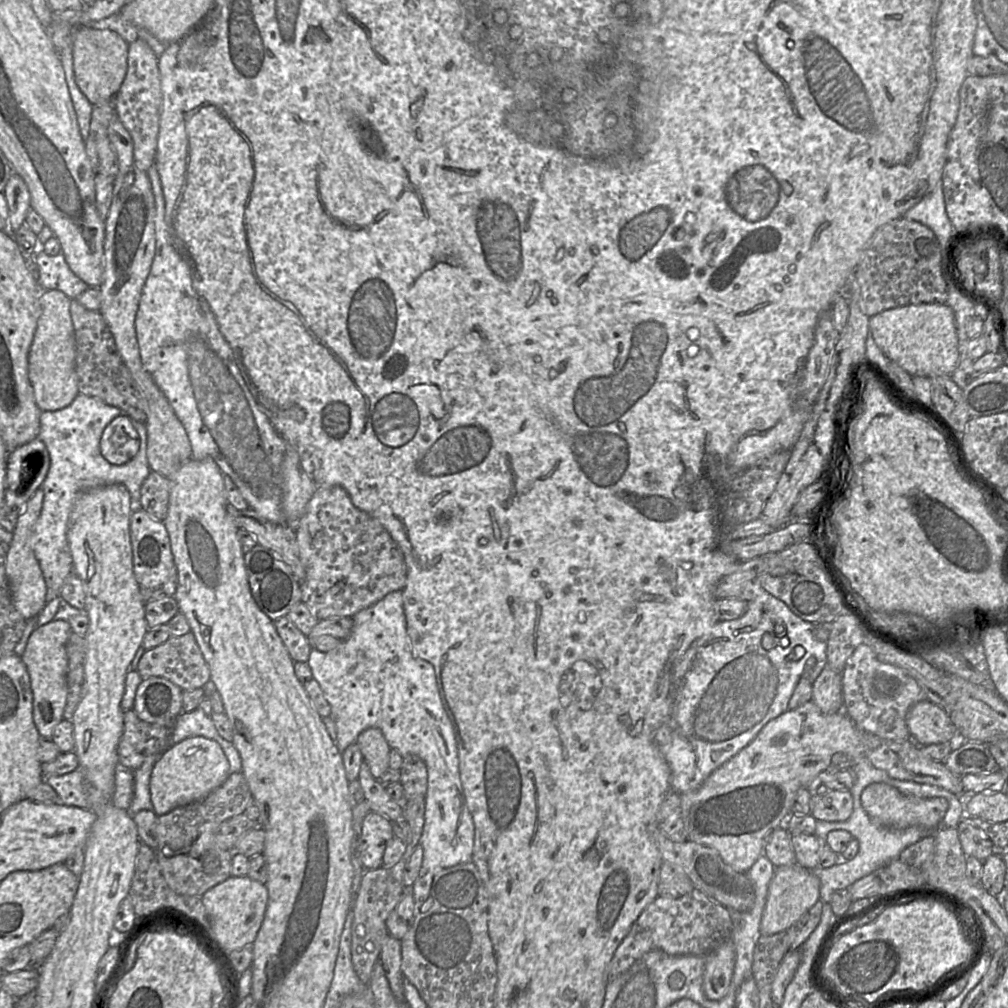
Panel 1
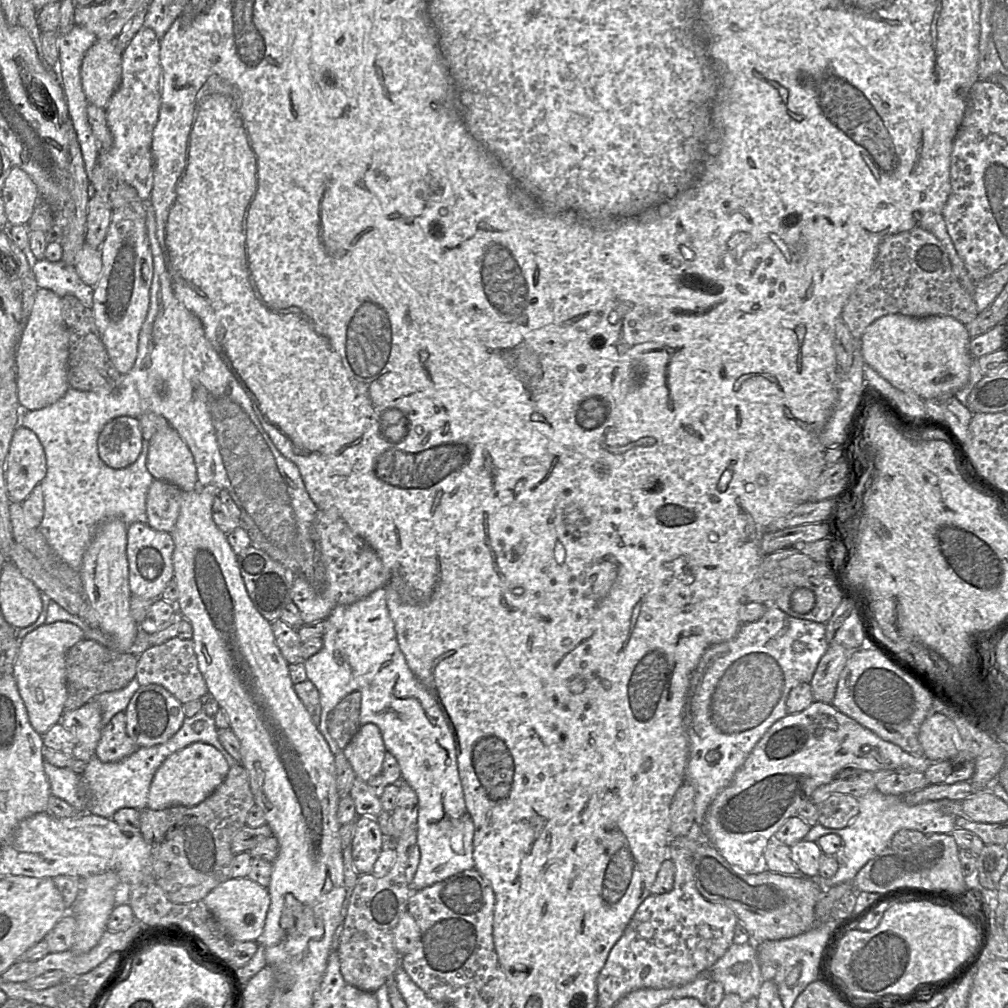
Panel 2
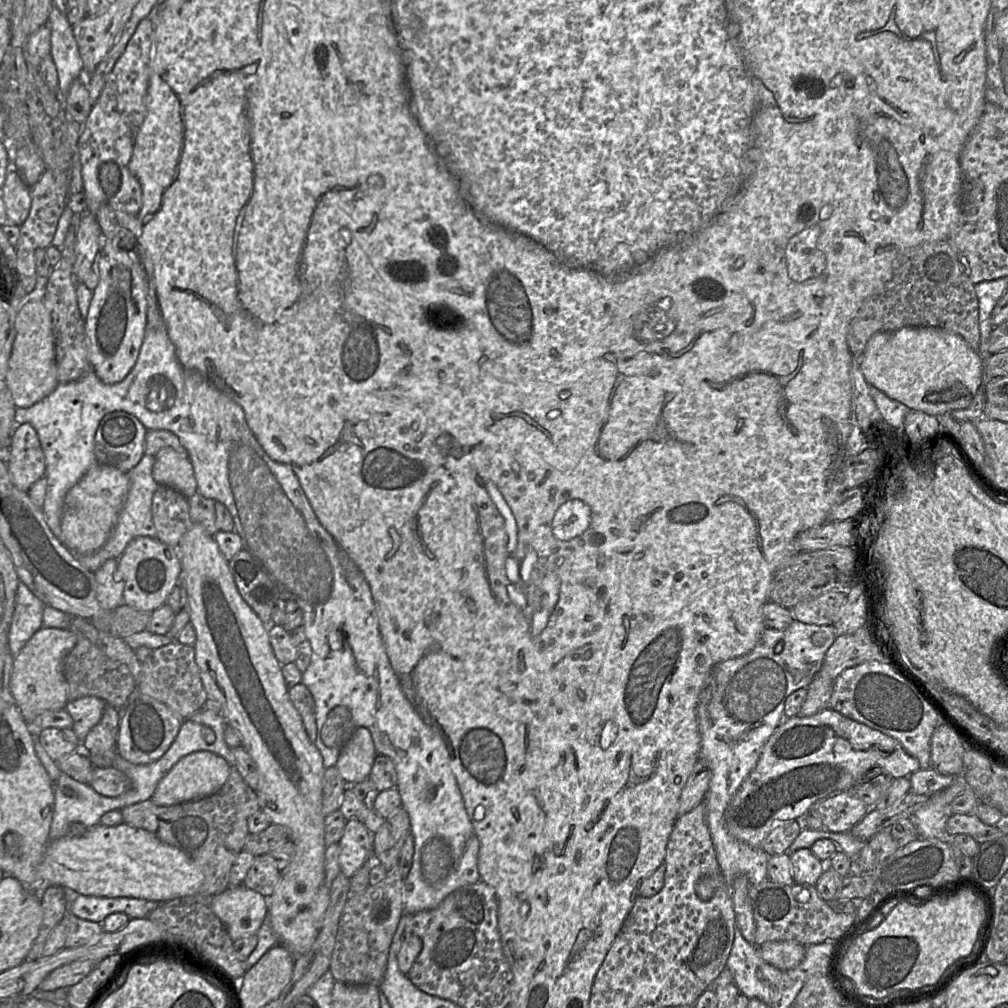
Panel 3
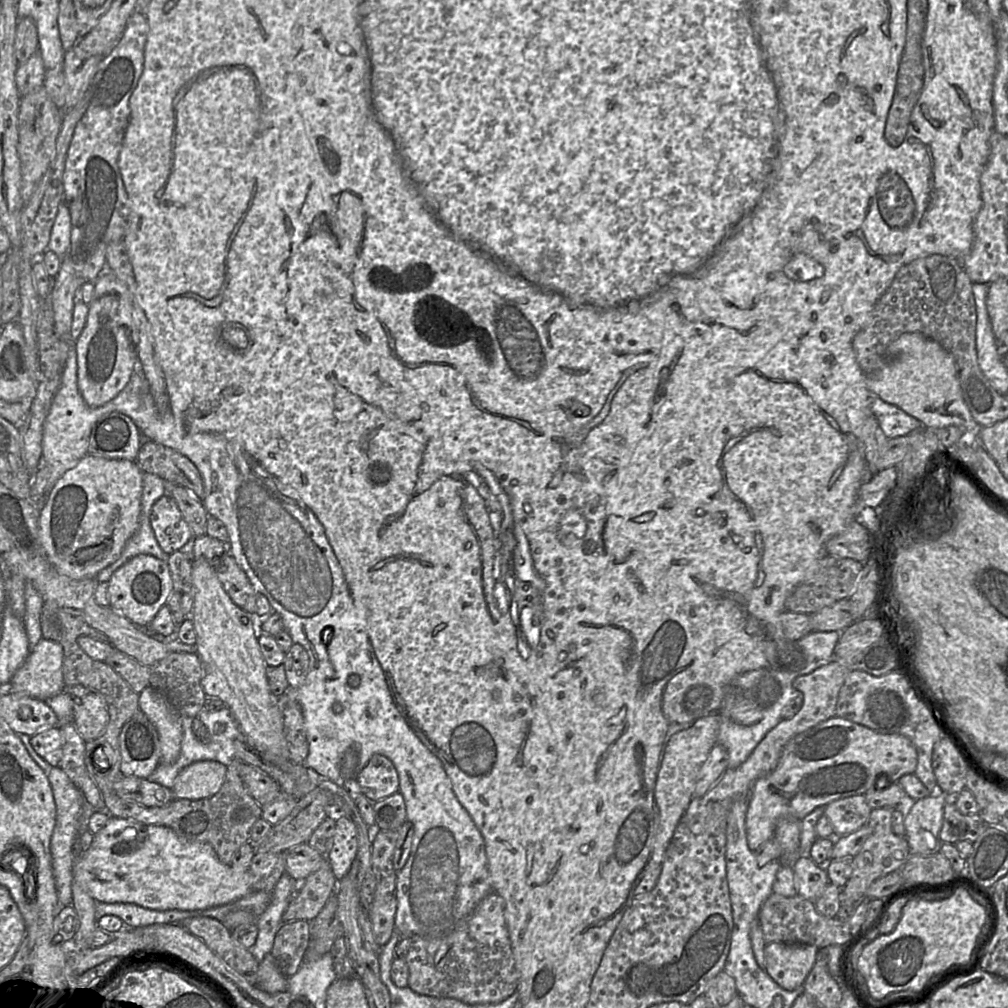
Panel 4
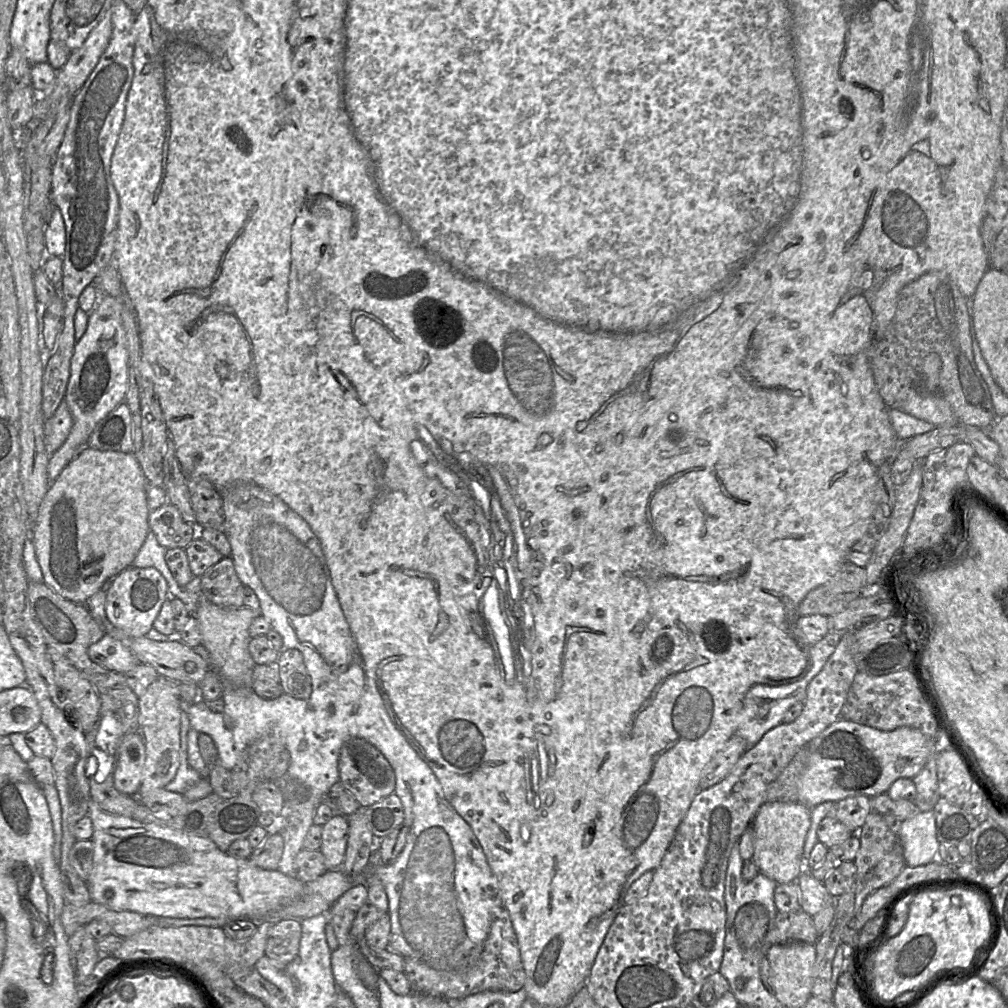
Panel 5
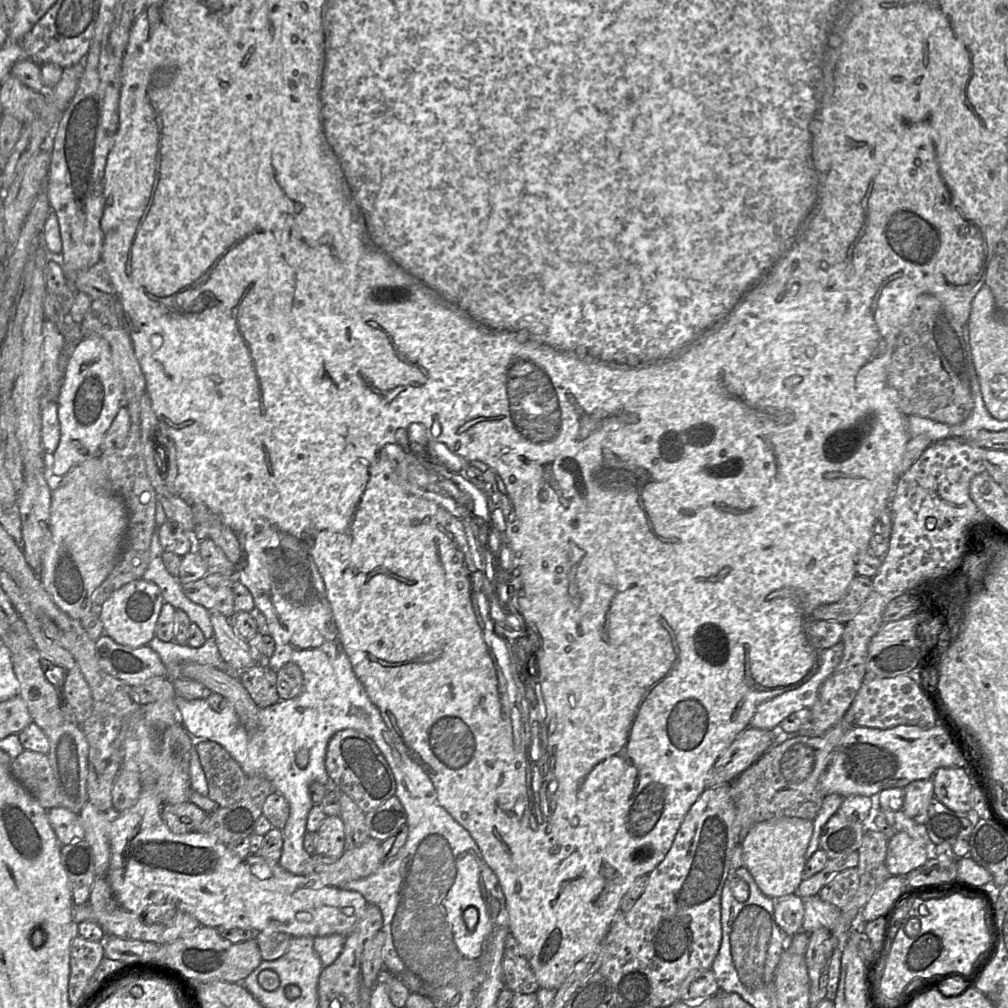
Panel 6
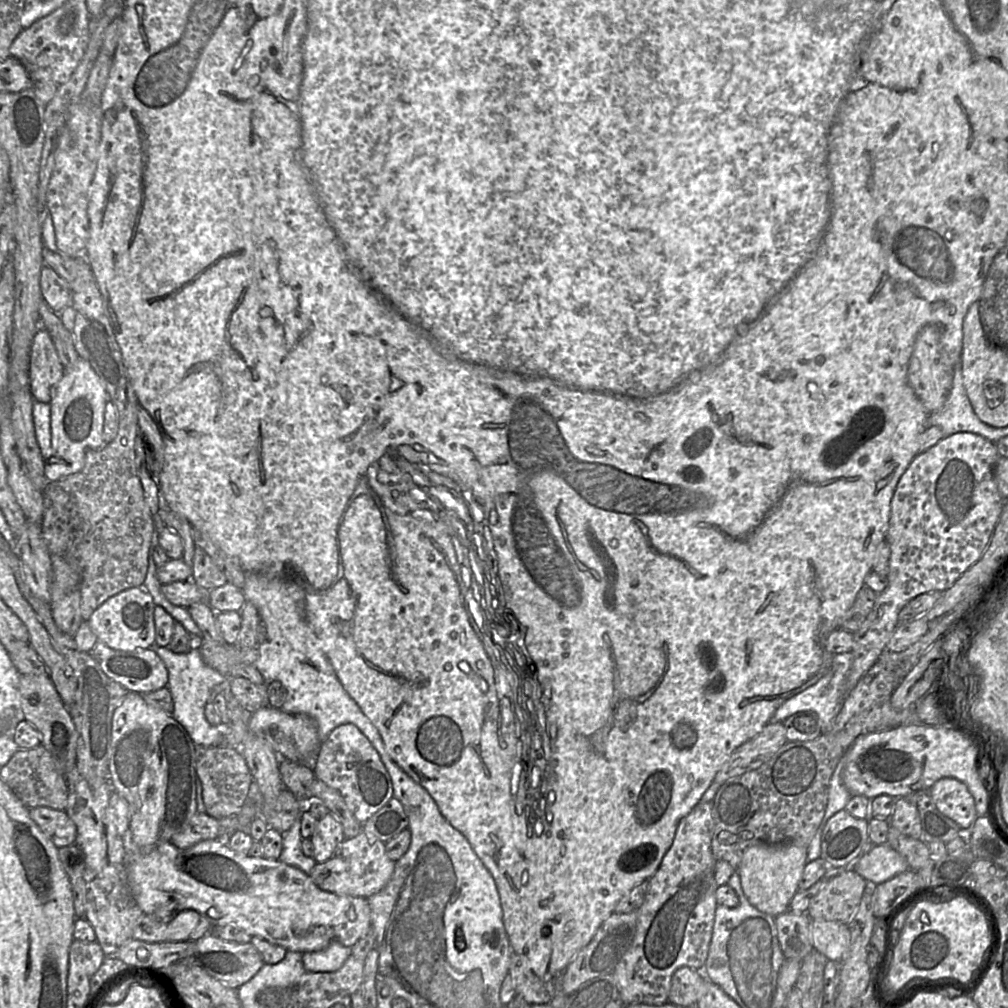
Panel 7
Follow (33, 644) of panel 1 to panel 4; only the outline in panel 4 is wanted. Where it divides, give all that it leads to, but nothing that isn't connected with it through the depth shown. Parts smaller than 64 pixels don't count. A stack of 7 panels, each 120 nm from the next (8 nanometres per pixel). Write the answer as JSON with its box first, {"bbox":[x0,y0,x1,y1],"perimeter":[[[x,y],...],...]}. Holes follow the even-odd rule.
{"bbox":[8,638,63,701],"perimeter":[[[42,638],[12,677],[8,690],[46,701],[63,692],[63,648]]]}

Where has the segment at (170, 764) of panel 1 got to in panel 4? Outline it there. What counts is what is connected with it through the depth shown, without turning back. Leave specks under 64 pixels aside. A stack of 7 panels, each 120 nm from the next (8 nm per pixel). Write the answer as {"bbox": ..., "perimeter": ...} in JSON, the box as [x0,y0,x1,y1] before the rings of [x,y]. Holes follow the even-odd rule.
{"bbox":[172,760,227,800],"perimeter":[[[212,760],[198,761],[185,767],[176,777],[172,792],[174,800],[201,800],[214,796],[222,787],[227,766]]]}

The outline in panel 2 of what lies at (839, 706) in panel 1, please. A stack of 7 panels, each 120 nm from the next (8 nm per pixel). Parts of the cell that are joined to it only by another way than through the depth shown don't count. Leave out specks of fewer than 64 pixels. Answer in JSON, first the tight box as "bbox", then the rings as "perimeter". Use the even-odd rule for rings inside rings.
{"bbox":[810,645,858,703],"perimeter":[[[831,645],[820,659],[810,682],[815,701],[832,703],[839,676],[851,655],[858,649]]]}

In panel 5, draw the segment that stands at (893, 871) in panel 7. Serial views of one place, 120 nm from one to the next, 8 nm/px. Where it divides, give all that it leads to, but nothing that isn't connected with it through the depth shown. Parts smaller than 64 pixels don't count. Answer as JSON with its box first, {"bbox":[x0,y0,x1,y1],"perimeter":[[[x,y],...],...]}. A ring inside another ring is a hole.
{"bbox":[898,810,940,866],"perimeter":[[[933,810],[920,811],[914,817],[902,821],[898,837],[906,866],[926,865],[938,857],[940,842],[936,837]]]}

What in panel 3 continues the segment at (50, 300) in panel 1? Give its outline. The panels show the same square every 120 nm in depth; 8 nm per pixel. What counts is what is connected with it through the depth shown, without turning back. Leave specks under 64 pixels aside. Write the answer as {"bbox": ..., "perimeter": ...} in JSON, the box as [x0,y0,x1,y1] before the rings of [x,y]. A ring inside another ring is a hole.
{"bbox":[6,300,59,408],"perimeter":[[[42,300],[26,302],[16,314],[16,336],[8,360],[6,385],[17,408],[27,408],[41,401],[59,384],[51,323],[51,315]]]}

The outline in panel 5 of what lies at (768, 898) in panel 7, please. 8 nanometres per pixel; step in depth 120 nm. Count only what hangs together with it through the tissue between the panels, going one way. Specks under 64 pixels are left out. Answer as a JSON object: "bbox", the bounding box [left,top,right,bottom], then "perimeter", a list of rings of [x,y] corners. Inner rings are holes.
{"bbox":[751,802,811,884],"perimeter":[[[766,802],[751,822],[754,852],[751,858],[762,873],[777,884],[796,881],[805,868],[803,847],[810,827],[811,808],[801,803]]]}

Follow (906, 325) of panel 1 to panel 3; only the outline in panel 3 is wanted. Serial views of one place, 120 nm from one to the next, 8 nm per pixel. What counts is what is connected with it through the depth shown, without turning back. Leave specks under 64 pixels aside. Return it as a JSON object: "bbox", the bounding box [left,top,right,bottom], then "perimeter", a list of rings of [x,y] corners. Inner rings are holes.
{"bbox":[859,327,986,416],"perimeter":[[[903,327],[894,332],[877,332],[868,340],[859,357],[860,370],[867,383],[909,409],[931,416],[967,408],[982,383],[986,385],[983,357],[958,334],[937,327]]]}

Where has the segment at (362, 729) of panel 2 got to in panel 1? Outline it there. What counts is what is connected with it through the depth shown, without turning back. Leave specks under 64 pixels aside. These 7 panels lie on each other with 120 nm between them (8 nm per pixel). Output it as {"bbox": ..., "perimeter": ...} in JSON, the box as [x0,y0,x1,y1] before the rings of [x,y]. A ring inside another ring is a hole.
{"bbox":[355,728,391,779],"perimeter":[[[378,728],[364,730],[355,744],[360,748],[364,763],[369,766],[371,774],[379,779],[389,769],[391,751],[381,730]]]}

